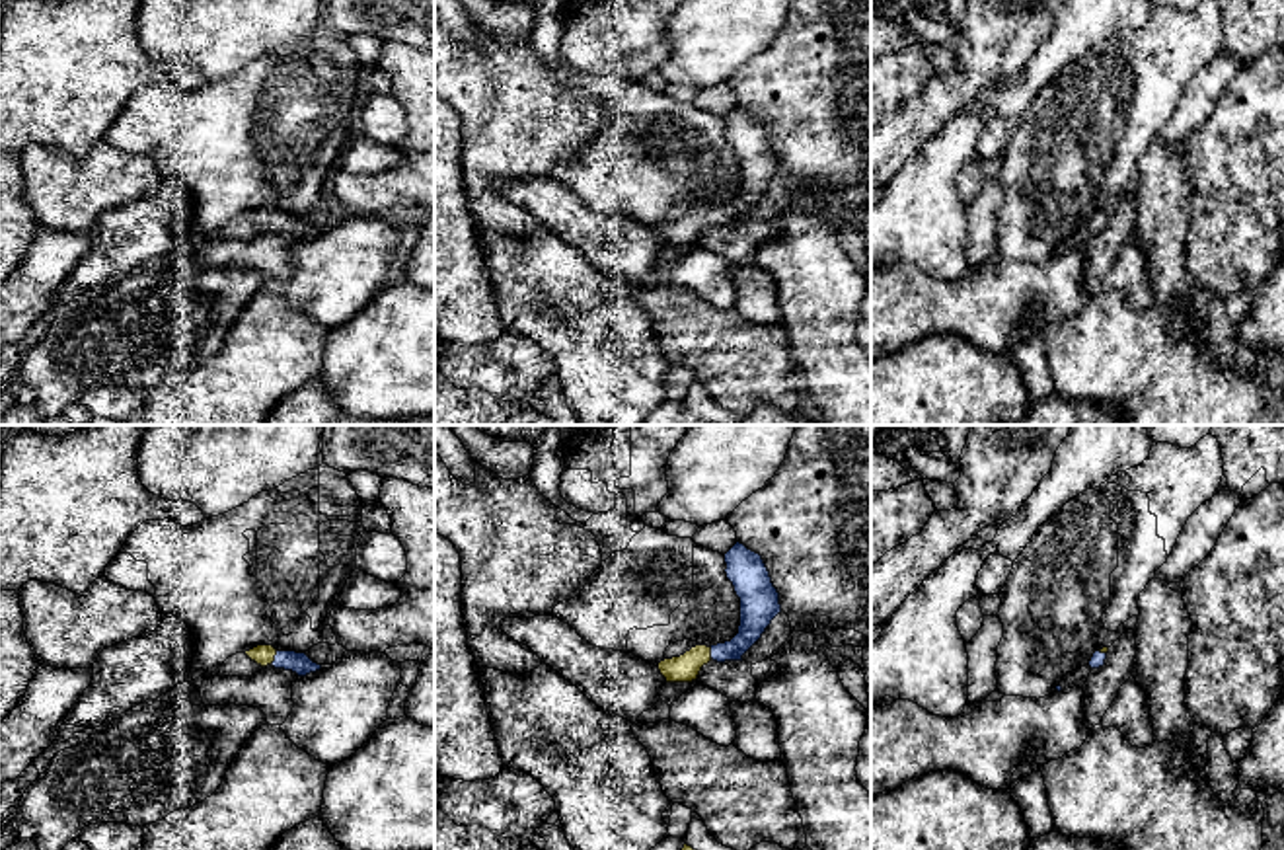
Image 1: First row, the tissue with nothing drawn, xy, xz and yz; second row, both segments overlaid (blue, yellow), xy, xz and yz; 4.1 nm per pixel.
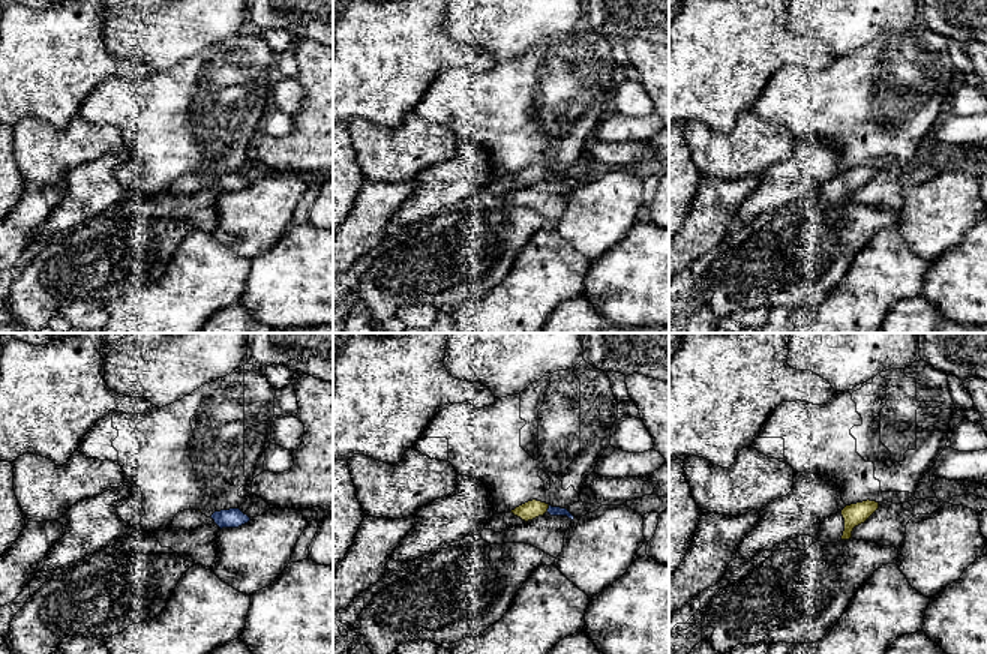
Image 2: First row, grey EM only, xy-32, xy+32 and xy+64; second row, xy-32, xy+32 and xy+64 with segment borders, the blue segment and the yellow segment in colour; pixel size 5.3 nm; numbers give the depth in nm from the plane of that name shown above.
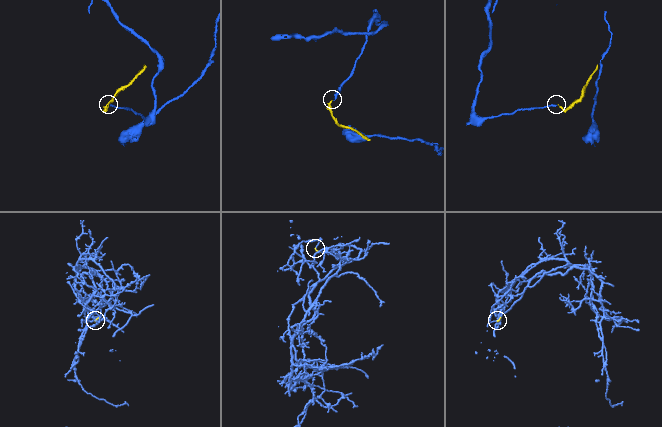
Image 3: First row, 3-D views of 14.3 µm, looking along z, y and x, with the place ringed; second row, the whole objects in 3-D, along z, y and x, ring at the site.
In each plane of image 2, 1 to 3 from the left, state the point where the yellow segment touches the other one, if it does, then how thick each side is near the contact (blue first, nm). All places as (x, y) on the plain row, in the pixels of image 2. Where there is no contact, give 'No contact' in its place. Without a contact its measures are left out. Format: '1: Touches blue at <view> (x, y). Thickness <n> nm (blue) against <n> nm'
1: No contact
2: Touches blue at xy+32 (548, 173). Thickness 50 nm (blue) against 100 nm
3: No contact

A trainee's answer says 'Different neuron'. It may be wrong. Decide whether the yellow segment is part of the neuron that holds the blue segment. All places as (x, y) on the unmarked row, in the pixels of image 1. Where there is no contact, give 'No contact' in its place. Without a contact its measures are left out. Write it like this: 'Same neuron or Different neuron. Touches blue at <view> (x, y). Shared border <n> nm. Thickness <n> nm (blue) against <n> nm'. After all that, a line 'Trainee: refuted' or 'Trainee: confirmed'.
Same neuron. Touches blue at xy (275, 221). Shared border 70 nm. Thickness 90 nm (blue) against 90 nm
Trainee: refuted

